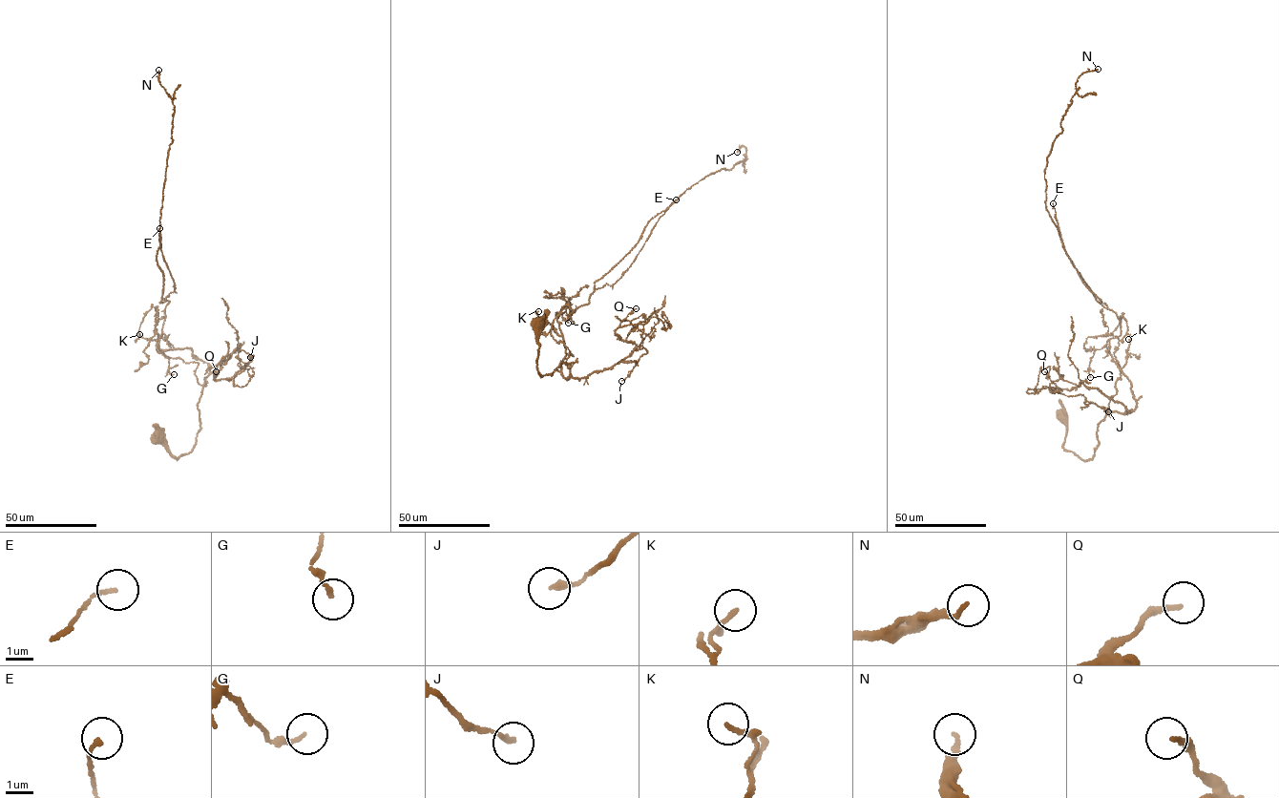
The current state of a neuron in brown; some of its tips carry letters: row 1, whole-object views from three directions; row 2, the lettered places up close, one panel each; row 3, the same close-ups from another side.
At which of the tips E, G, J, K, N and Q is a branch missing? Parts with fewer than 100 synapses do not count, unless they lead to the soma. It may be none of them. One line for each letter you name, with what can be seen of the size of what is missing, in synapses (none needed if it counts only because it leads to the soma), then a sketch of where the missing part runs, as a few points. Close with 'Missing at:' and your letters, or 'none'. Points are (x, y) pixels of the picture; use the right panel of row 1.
Missing at: none

